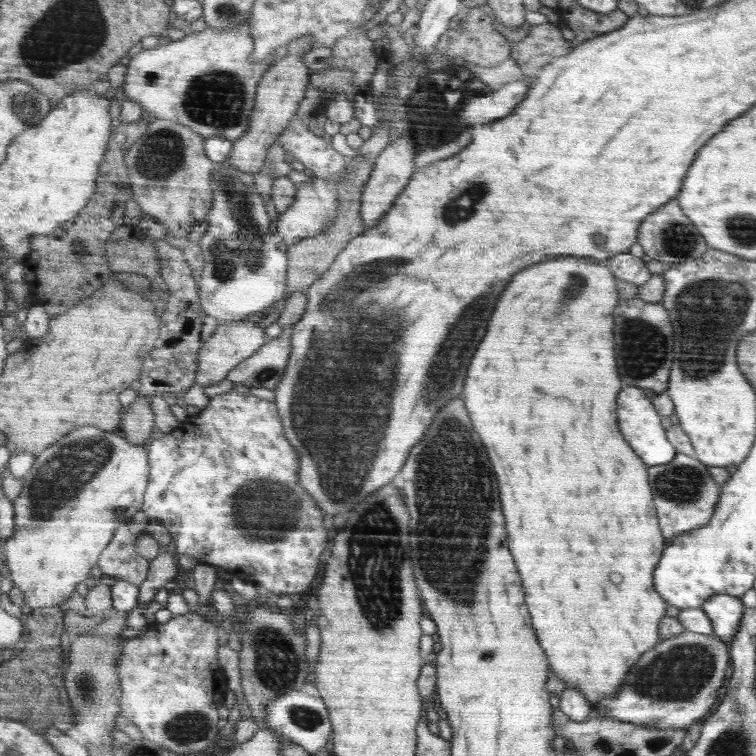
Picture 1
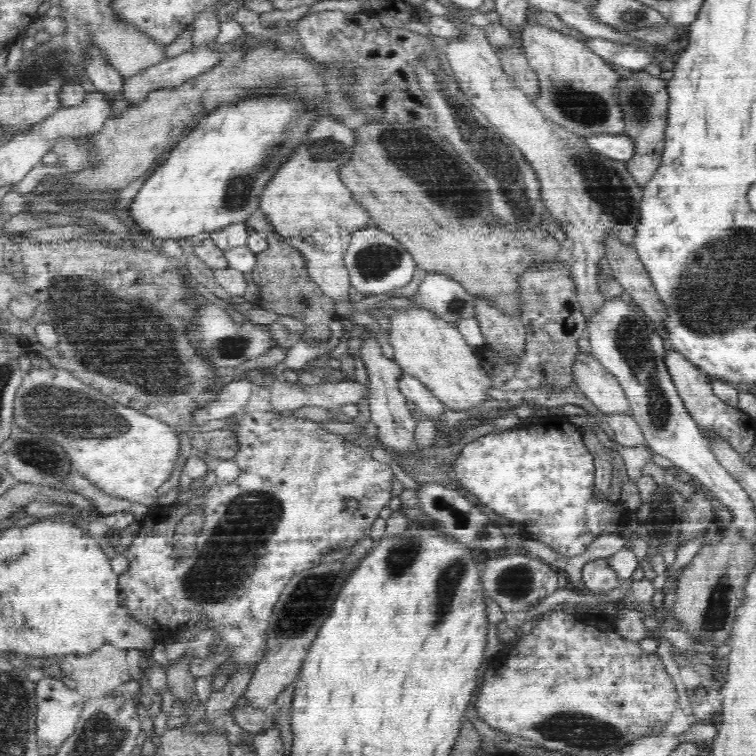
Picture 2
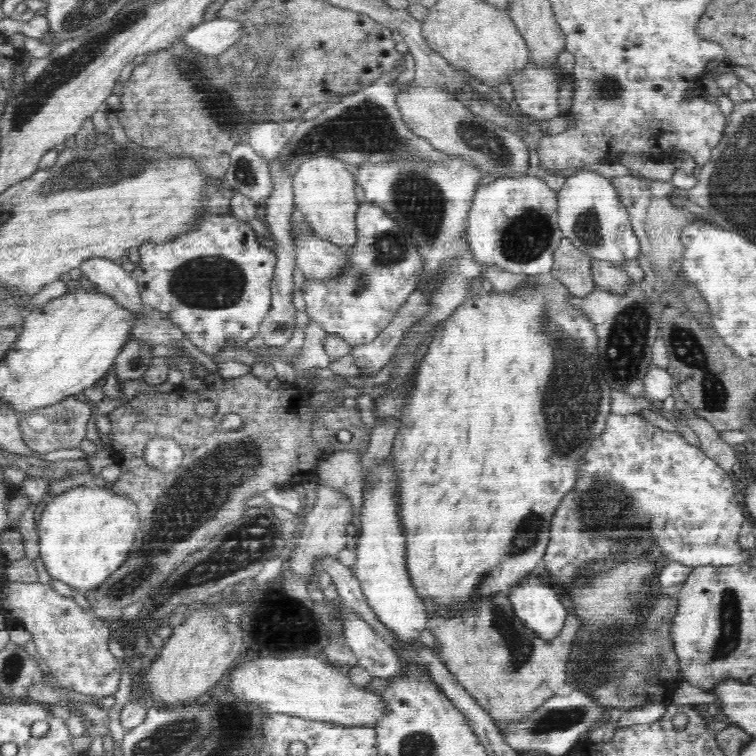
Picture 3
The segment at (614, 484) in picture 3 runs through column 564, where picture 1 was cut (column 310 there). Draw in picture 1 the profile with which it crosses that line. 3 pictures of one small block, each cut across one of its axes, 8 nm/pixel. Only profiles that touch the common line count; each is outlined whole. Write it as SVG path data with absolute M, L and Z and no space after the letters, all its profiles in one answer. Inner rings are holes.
M233 390L226 394L214 396L214 398L210 398L210 402L202 410L186 414L185 421L181 423L181 426L175 432L152 440L148 447L152 472L143 511L149 516L152 522L162 522L169 528L176 538L178 554L193 556L200 563L223 568L223 570L226 570L233 576L264 587L270 593L278 595L298 594L298 592L304 592L310 586L310 582L314 580L316 570L318 570L320 554L326 548L324 512L316 504L316 501L312 500L313 496L310 496L301 487L301 483L298 480L300 453L293 447L285 435L284 422L281 420L276 403L261 400L260 398L256 398L256 396L252 396L250 393L248 395L240 394Z

